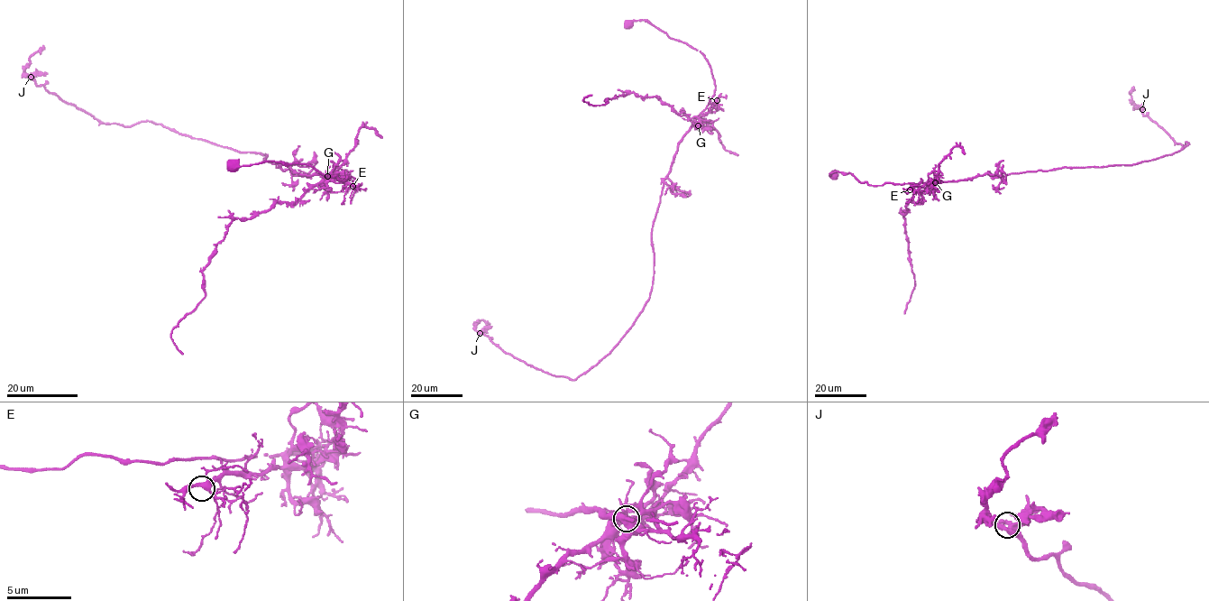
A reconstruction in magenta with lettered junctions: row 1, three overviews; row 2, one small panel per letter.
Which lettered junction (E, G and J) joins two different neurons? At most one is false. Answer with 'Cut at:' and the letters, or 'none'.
Cut at: G

